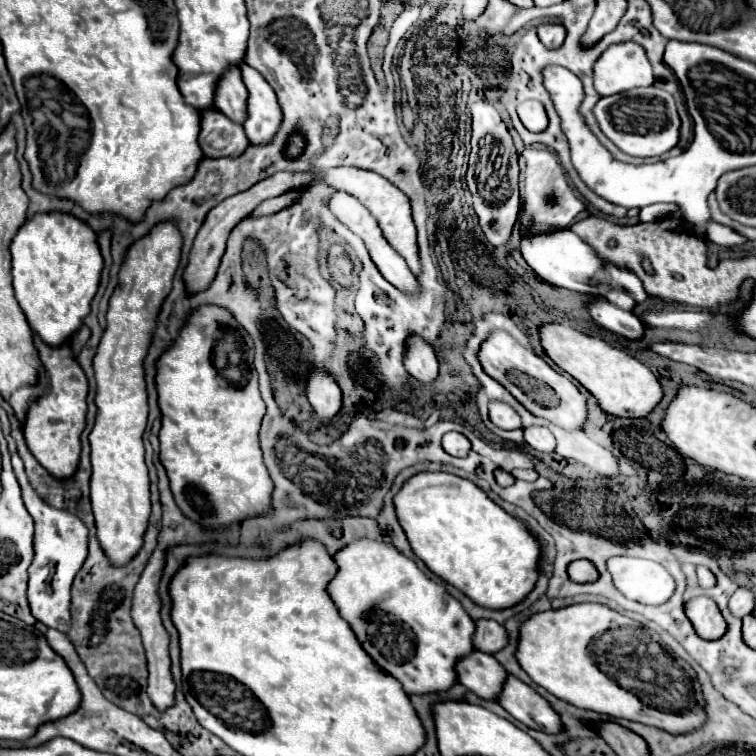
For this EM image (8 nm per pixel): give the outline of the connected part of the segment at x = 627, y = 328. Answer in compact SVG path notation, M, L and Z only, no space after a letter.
M606 299L592 301L588 305L588 311L596 319L596 323L616 335L622 335L626 339L642 339L646 335L646 327L637 315L610 305Z

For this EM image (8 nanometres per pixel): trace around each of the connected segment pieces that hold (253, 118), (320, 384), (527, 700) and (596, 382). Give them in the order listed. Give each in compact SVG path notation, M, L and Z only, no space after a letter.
M240 63L244 85L248 87L248 119L244 121L246 137L252 145L268 145L280 129L282 109L266 79L246 63Z
M316 365L308 369L308 383L306 383L306 395L310 405L314 407L316 417L322 425L328 425L336 413L340 413L342 407L342 391L336 385L336 381L320 371Z
M508 677L504 691L498 699L498 703L520 723L538 729L542 733L558 733L560 731L560 719L556 717L556 711L548 705L544 697L540 697L532 687L518 681L516 677Z
M560 323L544 325L540 337L546 355L578 383L582 383L598 399L604 413L620 419L648 417L648 413L652 413L652 409L662 401L664 389L656 375L626 351Z

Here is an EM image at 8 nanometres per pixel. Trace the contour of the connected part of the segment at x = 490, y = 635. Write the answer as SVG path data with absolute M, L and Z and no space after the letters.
M480 619L476 621L476 633L474 633L474 647L482 653L494 655L502 651L508 645L508 633L502 625L496 621Z

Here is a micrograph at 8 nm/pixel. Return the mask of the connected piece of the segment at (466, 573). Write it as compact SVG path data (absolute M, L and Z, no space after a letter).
M418 473L404 483L394 505L416 557L476 605L494 611L510 609L536 587L538 541L520 519L508 515L472 481L450 473Z

